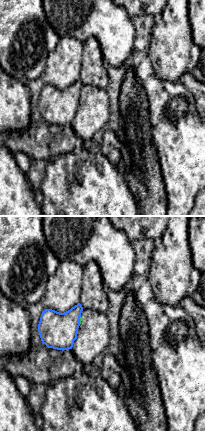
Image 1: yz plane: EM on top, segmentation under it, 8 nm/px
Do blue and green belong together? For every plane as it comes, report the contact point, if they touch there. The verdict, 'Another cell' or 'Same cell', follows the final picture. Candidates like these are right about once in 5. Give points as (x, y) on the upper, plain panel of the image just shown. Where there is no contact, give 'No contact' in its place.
Touches blue at (79, 96)

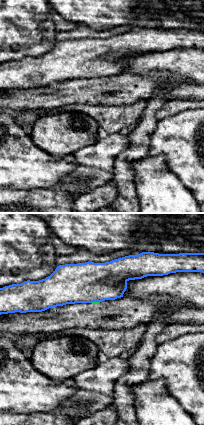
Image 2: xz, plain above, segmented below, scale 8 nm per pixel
Touches blue at (95, 77)

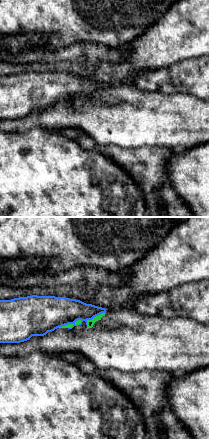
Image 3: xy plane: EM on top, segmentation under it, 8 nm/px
Touches blue at (94, 92)

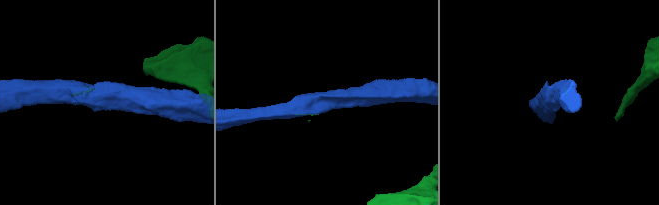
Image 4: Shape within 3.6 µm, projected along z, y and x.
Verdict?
Another cell

